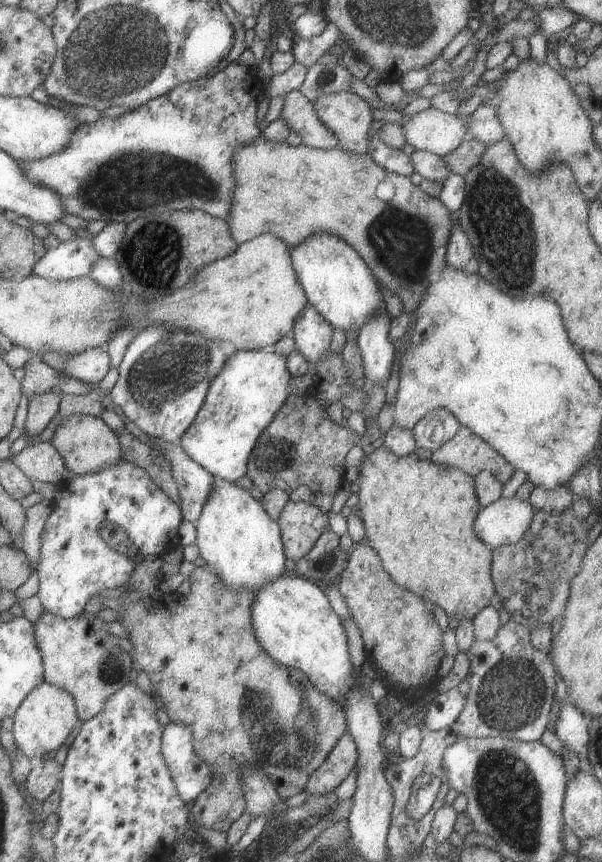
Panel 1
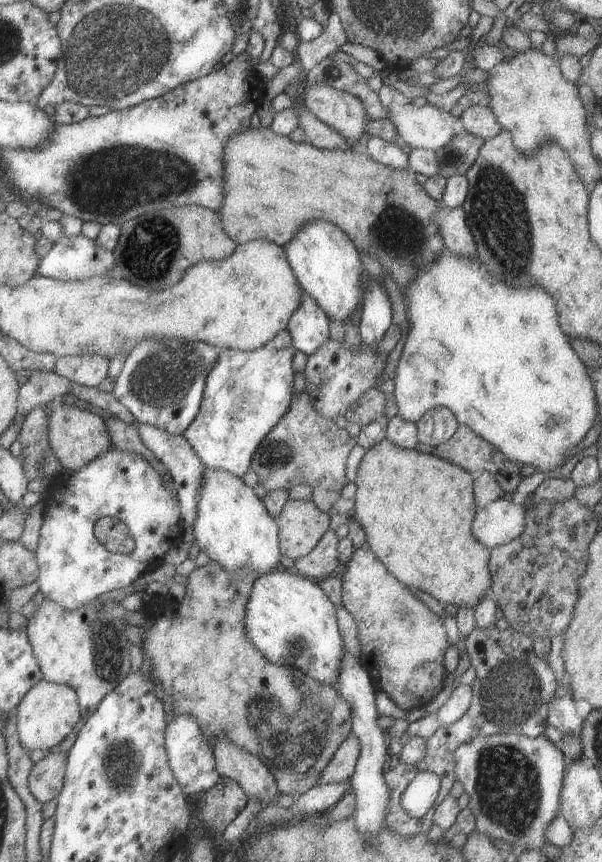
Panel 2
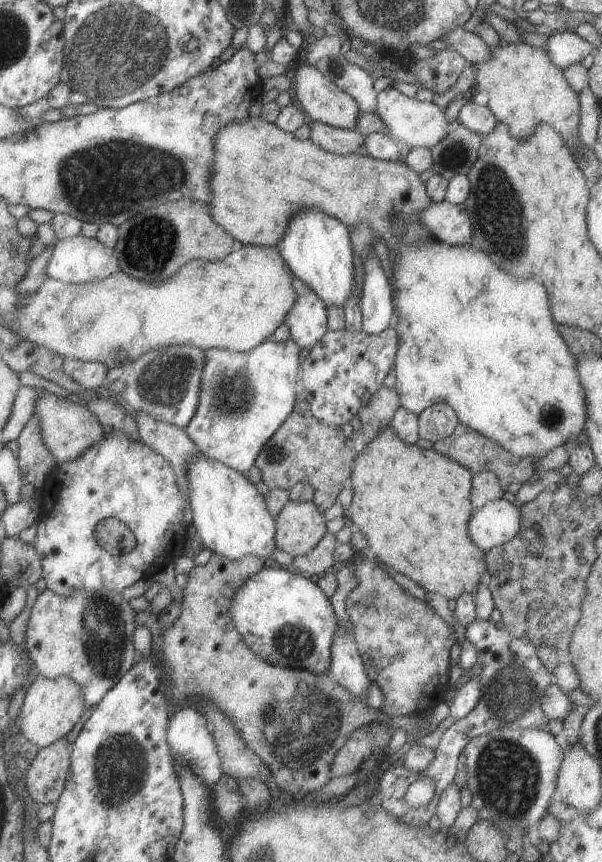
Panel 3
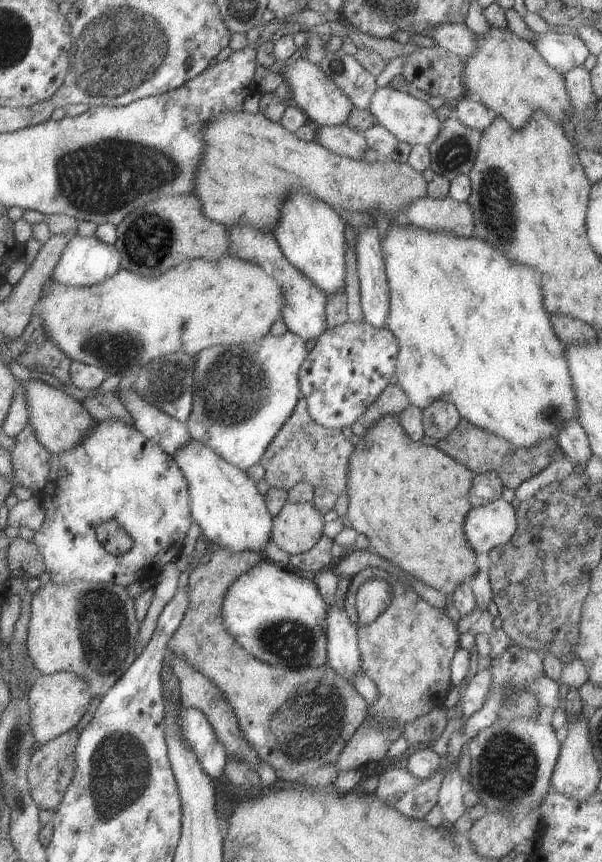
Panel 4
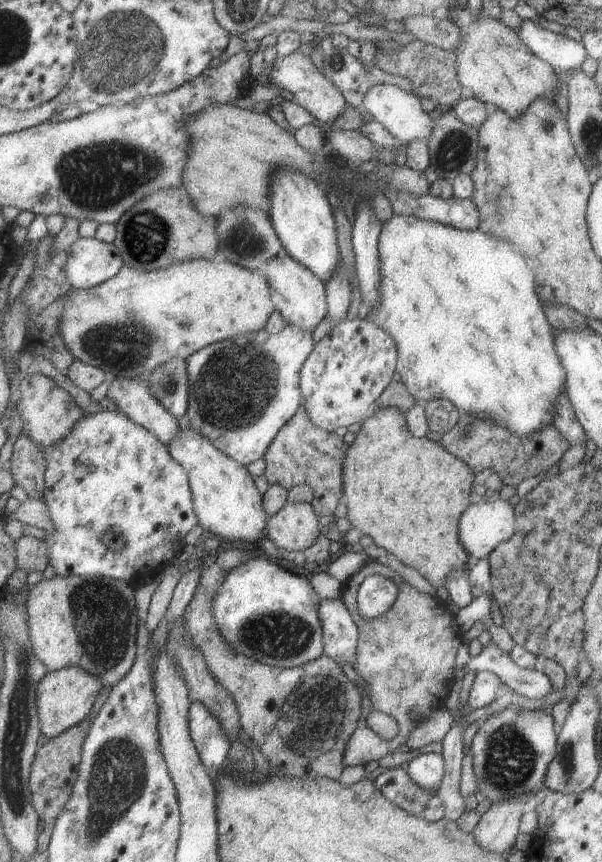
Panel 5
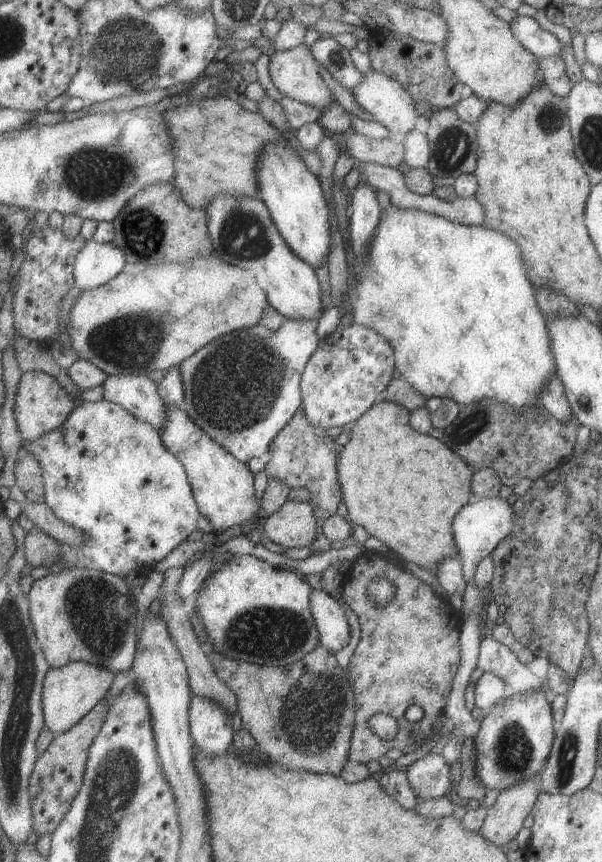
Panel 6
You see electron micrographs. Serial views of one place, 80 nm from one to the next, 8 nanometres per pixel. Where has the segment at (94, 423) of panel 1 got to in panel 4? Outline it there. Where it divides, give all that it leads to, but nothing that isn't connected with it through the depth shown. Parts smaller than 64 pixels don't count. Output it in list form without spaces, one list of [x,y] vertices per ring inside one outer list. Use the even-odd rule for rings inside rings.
[[[34,376],[22,382],[24,398],[27,400],[27,420],[35,433],[37,442],[47,449],[49,454],[60,453],[74,447],[83,435],[94,425],[95,420],[87,409],[69,394],[46,383],[44,377]]]

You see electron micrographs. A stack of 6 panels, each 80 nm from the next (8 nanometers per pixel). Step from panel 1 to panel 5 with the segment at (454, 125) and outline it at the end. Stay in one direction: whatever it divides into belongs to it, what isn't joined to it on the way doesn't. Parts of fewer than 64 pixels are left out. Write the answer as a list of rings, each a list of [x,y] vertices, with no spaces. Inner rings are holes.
[[[386,83],[371,85],[363,95],[361,109],[369,112],[373,120],[382,124],[401,143],[407,144],[413,139],[425,142],[431,132],[433,121],[423,112],[419,99],[411,90],[406,91]]]

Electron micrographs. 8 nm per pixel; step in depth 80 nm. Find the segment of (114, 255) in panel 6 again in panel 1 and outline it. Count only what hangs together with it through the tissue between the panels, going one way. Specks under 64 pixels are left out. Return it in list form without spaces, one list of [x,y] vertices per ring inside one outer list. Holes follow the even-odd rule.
[[[75,237],[70,241],[60,241],[52,249],[43,253],[43,256],[34,264],[32,274],[51,280],[67,280],[79,277],[87,277],[92,270],[94,262],[101,258],[100,254],[93,248],[89,239]]]

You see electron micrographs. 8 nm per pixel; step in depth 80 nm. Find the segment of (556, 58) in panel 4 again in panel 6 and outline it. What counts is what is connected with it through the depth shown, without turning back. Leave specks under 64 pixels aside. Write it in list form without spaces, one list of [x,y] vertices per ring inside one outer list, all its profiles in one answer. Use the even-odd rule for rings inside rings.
[[[517,16],[509,23],[513,37],[535,57],[562,56],[563,45],[553,34],[546,32],[529,16]]]

